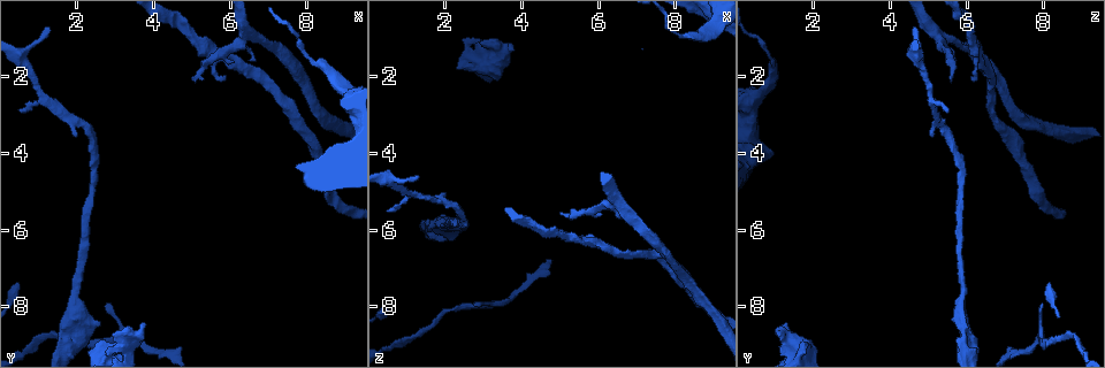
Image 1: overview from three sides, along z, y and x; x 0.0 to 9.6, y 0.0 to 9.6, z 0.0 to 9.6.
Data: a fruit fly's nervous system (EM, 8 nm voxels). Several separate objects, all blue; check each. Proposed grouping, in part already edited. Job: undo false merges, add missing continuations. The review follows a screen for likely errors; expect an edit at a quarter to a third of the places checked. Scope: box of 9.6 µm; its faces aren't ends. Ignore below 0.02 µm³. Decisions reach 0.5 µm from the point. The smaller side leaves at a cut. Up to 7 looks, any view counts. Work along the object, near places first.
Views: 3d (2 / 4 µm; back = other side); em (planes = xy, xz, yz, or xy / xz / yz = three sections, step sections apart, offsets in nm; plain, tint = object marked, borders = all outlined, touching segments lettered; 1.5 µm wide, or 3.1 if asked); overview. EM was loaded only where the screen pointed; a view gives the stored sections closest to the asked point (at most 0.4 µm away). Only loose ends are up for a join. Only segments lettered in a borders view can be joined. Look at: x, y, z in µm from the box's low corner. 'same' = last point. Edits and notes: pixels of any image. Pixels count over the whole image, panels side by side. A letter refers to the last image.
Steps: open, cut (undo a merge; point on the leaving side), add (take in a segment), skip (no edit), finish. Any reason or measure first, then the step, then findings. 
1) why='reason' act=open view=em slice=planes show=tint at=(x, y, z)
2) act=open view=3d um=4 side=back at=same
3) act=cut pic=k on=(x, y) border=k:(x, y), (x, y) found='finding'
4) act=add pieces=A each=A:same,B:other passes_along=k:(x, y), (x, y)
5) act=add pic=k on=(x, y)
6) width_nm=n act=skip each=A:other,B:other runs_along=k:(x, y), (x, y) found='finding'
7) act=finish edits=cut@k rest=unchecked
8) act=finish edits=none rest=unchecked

why='thin end' act=open view=3d um=4 at=(5.10, 2.15, 5.55)

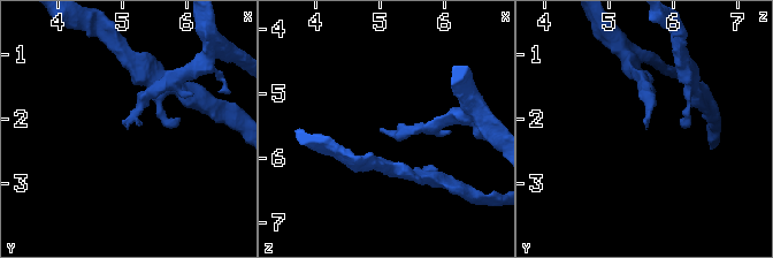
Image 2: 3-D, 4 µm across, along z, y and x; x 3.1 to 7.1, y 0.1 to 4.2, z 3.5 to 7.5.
act=open view=em slice=xz step=8 show=plain at=(5.05, 2.10, 5.55)

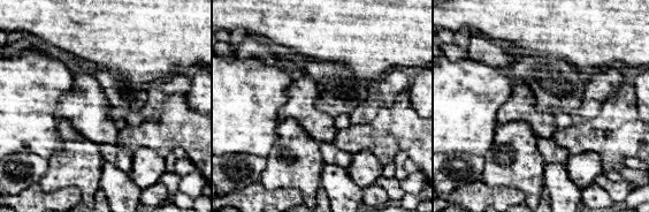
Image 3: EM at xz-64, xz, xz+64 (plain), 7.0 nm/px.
act=open view=em slice=xz step=8 show=borders at=same

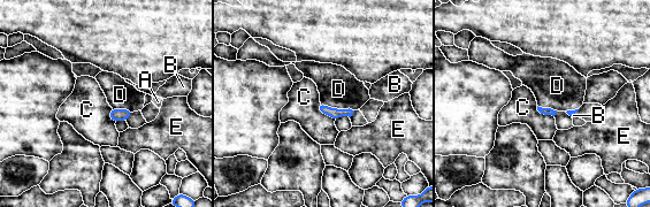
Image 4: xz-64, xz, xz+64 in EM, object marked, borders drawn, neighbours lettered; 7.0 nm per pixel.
act=add pieces=D each=A:other,B:other,C:other,D:same,E:other passes_along=4:(334, 113), (337, 108), (338, 89) found='the cell continues'

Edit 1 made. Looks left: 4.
why='an open end' act=open view=em slice=planes show=borders at=(3.80, 8.50, 1.30)

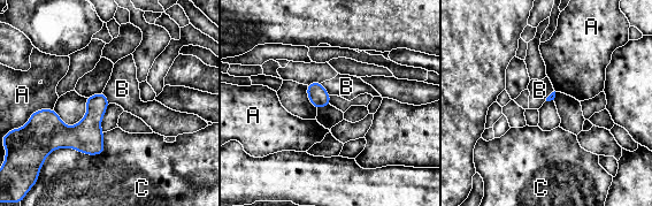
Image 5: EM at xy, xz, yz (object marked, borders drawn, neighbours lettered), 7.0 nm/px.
act=skip each=A:other,B:other,C:other found='no lettered segment goes on from it'

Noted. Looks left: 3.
act=finish edits=add@4 rest=unchecked

